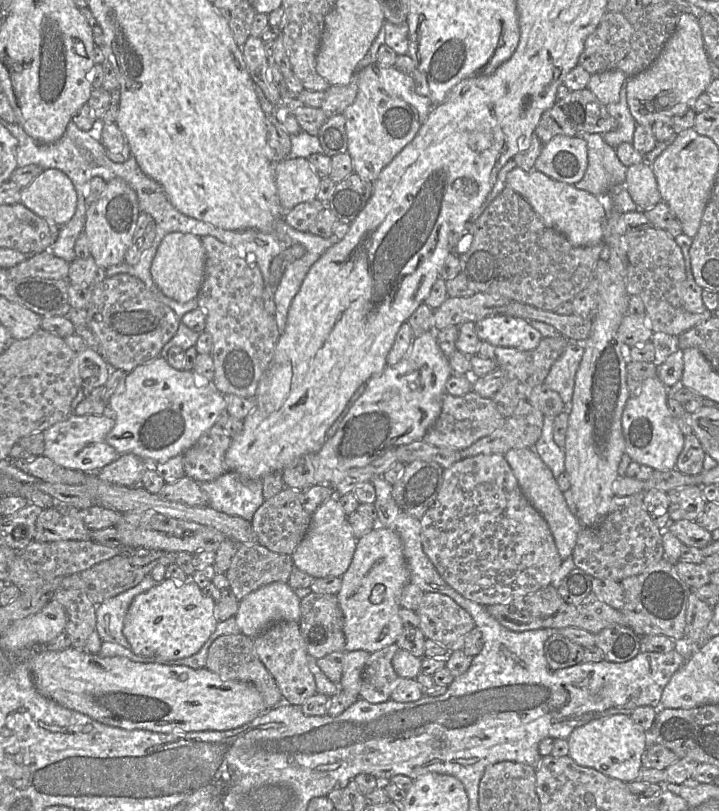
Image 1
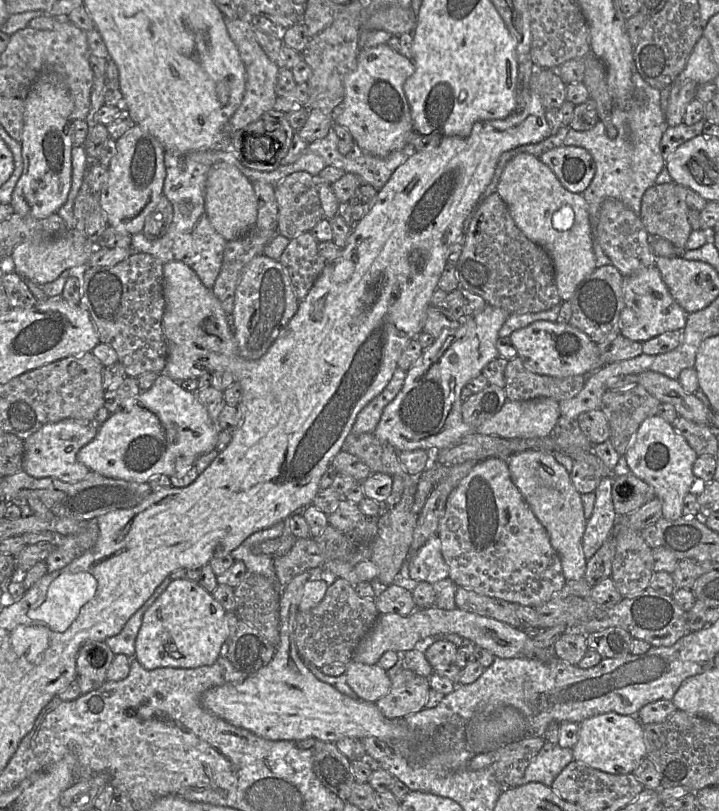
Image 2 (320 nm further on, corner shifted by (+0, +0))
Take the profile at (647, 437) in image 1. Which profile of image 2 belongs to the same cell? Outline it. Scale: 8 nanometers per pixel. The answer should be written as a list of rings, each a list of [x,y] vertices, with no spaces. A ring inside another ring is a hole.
[[[654,415],[645,419],[640,425],[624,456],[632,474],[654,489],[656,497],[662,502],[663,517],[668,520],[681,518],[683,500],[690,493],[695,481],[693,465],[698,458],[686,439],[674,429],[672,424],[659,415]]]

